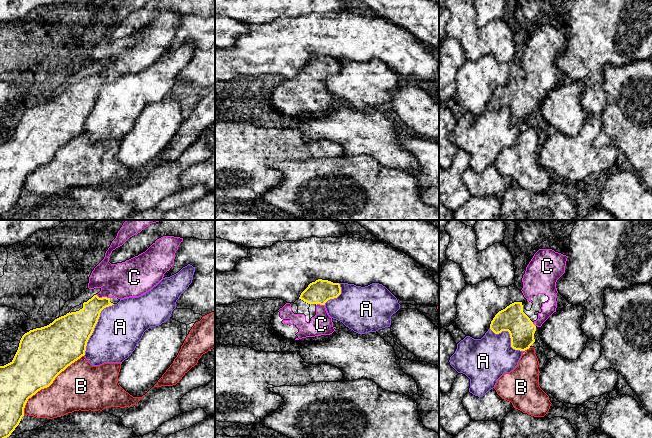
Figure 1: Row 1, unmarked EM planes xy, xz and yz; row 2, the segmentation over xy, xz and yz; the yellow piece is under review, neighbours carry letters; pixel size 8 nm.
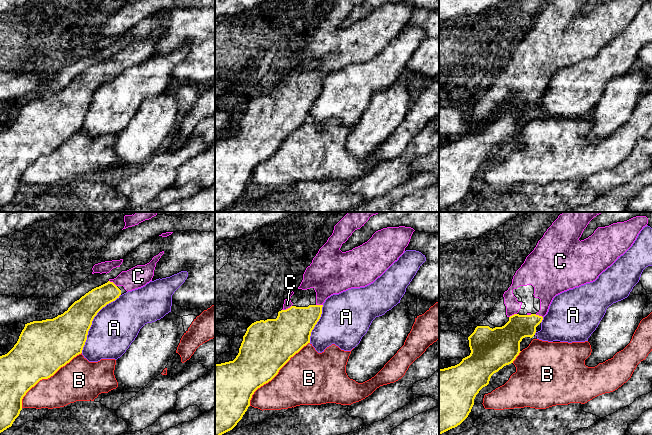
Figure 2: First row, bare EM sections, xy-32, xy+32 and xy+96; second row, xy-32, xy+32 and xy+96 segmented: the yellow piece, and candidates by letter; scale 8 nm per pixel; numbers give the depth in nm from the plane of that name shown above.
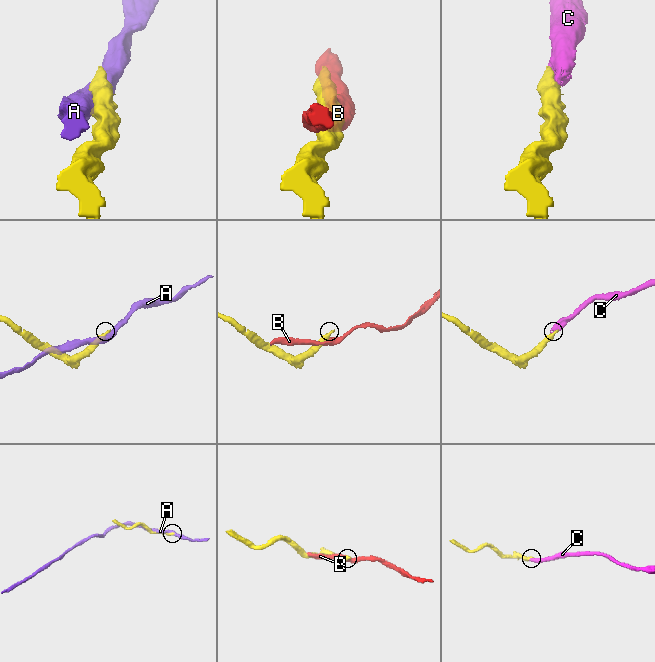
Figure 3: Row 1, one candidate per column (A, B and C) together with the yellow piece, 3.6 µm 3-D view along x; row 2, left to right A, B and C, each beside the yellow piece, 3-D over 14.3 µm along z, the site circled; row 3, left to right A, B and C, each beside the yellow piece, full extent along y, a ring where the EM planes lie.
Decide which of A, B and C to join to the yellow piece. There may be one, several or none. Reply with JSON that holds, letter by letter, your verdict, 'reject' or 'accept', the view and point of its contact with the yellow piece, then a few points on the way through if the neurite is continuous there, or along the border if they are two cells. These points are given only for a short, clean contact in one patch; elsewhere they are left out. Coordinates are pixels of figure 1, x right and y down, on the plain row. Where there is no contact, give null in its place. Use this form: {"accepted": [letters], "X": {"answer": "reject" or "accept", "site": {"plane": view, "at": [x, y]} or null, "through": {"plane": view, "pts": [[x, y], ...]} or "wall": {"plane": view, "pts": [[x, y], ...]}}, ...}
{"accepted": ["C"], "A": {"answer": "reject", "site": {"plane": "xy", "at": [94, 103]}}, "B": {"answer": "reject", "site": {"plane": "xy", "at": [48, 162]}}, "C": {"answer": "accept", "site": {"plane": "xy", "at": [103, 73]}}}

